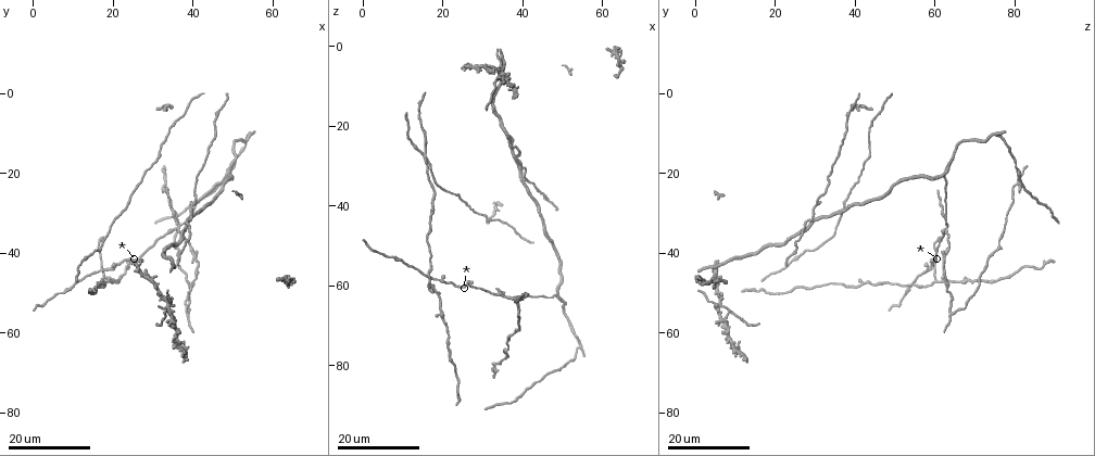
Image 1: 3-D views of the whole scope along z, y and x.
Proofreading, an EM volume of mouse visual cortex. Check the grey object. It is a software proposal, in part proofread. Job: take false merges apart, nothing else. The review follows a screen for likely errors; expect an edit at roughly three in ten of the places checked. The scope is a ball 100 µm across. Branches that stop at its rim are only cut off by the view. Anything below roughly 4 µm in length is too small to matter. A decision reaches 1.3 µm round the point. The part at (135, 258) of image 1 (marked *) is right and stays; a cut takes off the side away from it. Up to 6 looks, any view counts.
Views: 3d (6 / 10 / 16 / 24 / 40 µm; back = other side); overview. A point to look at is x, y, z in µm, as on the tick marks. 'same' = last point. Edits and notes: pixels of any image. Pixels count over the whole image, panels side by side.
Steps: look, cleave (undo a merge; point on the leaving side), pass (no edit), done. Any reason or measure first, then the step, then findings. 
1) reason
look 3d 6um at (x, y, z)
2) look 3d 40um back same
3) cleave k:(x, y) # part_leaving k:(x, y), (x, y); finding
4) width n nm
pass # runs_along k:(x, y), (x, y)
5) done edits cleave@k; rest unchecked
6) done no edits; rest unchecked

branch point
look 3d 24um at (17.0, 47.5, 60.5)

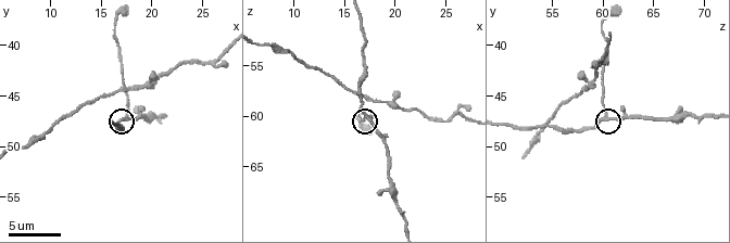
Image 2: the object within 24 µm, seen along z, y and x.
look 3d 6um at (17.2, 47.2, 60.4)

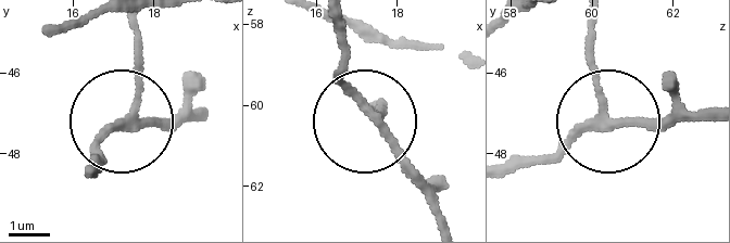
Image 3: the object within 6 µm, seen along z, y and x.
width 180 nm
pass # runs_along 3:(593, 18), (593, 80), (606, 118), (683, 123); continuous, no second cell

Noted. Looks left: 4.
thin arm on a thick one
look 3d 16um at (34.5, 53.0, 6.0)

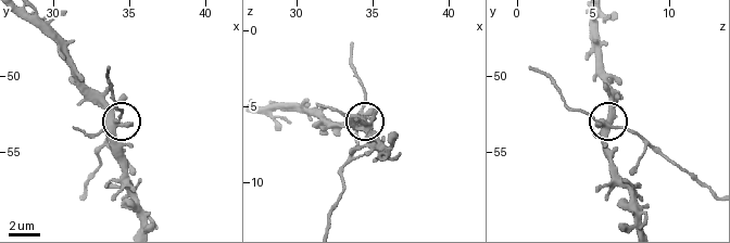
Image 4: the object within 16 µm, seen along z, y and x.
look 3d 10um at (34.2, 53.2, 5.6)

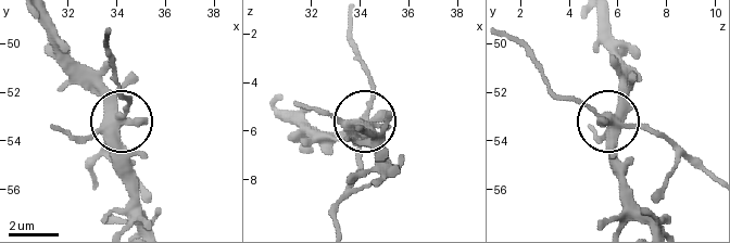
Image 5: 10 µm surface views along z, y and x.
closer look
look 3d 6um at (34.3, 53.2, 5.6)

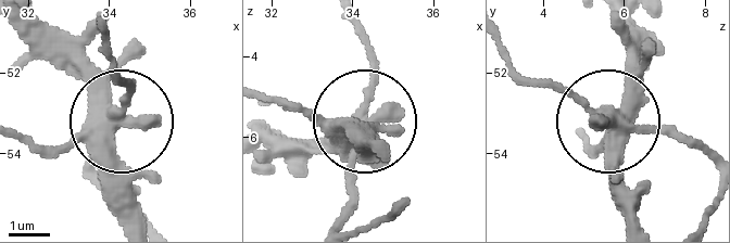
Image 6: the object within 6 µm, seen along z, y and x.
pass # one cell here

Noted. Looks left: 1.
done no edits; rest unchecked

